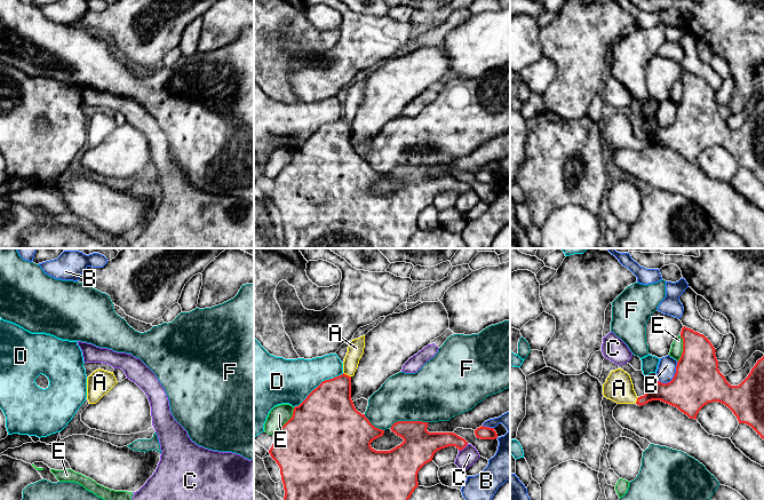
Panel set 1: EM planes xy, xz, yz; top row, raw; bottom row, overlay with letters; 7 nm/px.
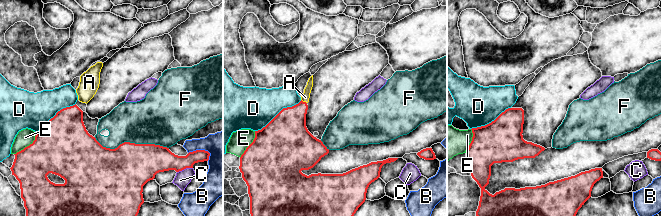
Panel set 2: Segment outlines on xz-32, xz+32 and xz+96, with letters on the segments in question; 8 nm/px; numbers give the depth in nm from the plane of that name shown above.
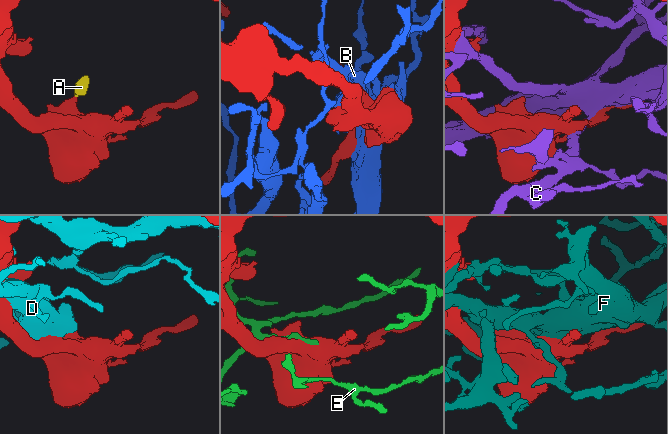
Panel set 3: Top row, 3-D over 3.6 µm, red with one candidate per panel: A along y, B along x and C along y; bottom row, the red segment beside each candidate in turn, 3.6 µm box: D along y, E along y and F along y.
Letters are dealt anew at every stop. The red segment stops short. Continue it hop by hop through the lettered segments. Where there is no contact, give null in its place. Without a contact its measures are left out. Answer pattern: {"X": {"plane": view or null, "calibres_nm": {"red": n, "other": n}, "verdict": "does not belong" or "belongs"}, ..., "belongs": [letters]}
{"A": {"plane": "xz", "calibres_nm": {"red": 320, "other": 110}, "verdict": "belongs"}, "B": {"plane": "yz", "calibres_nm": {"red": 340, "other": 130}, "verdict": "does not belong"}, "C": {"plane": "xz", "calibres_nm": {"red": 160, "other": 130}, "verdict": "does not belong"}, "D": {"plane": "xz", "calibres_nm": {"red": 420, "other": 320}, "verdict": "does not belong"}, "E": {"plane": "xz", "calibres_nm": {"red": 500, "other": 140}, "verdict": "does not belong"}, "F": {"plane": "xz", "calibres_nm": {"red": 240, "other": 380}, "verdict": "does not belong"}, "belongs": ["A"]}

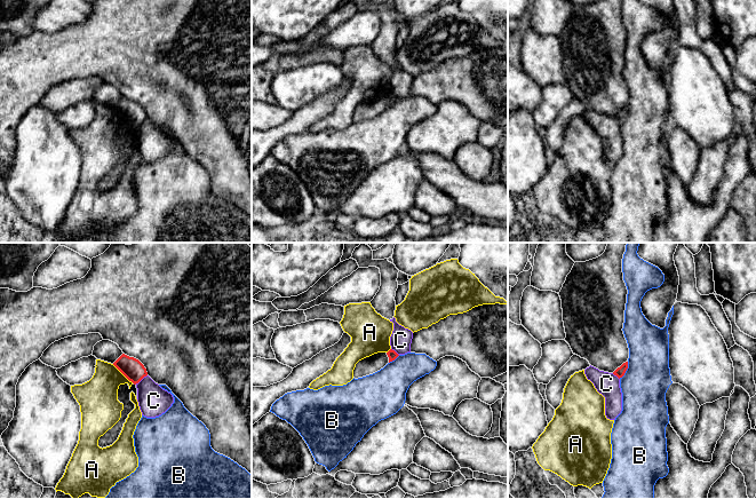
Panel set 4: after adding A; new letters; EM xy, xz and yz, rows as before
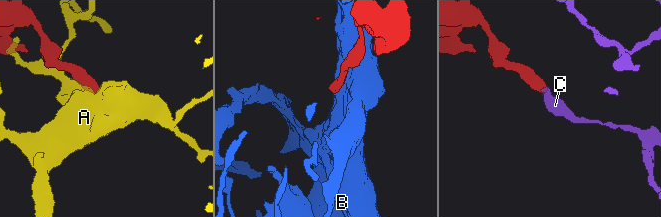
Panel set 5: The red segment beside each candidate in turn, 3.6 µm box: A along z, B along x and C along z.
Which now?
{"A": {"plane": "xy", "calibres_nm": {"red": 150, "other": 280}, "verdict": "does not belong"}, "B": {"plane": "yz", "calibres_nm": {"red": 70, "other": 320}, "verdict": "does not belong"}, "C": {"plane": "xy", "calibres_nm": {"red": 150, "other": 220}, "verdict": "does not belong"}, "belongs": []}

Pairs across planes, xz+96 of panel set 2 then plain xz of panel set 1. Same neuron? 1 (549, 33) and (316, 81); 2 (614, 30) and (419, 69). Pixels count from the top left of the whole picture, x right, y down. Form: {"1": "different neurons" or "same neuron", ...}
{"1": "same neuron", "2": "different neurons"}

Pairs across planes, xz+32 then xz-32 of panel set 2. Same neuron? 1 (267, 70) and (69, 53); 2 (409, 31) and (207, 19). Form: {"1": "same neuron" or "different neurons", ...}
{"1": "same neuron", "2": "same neuron"}

